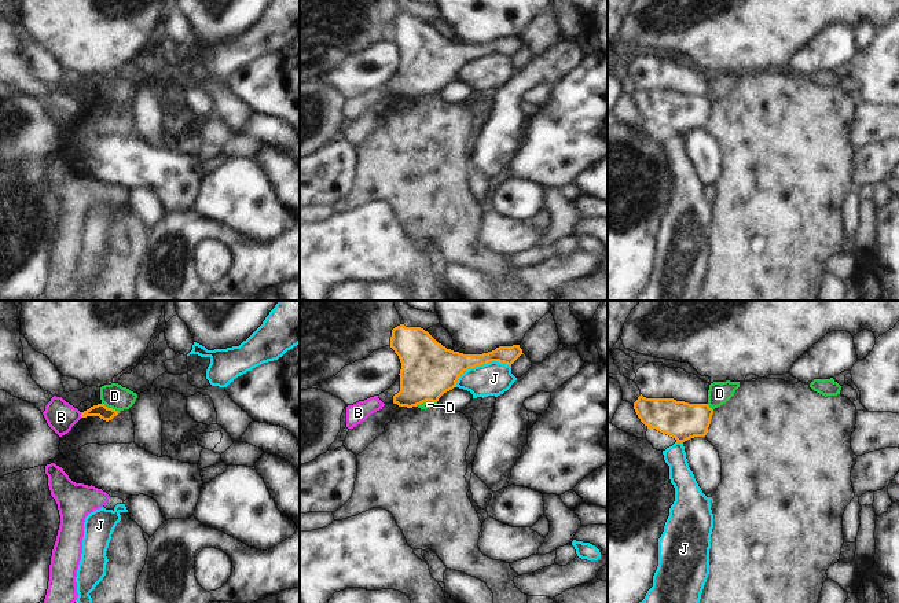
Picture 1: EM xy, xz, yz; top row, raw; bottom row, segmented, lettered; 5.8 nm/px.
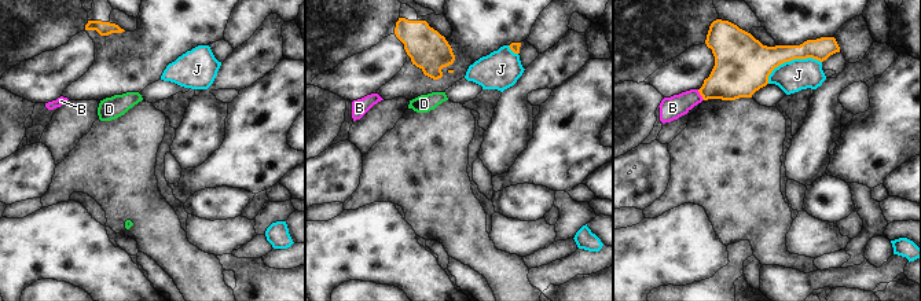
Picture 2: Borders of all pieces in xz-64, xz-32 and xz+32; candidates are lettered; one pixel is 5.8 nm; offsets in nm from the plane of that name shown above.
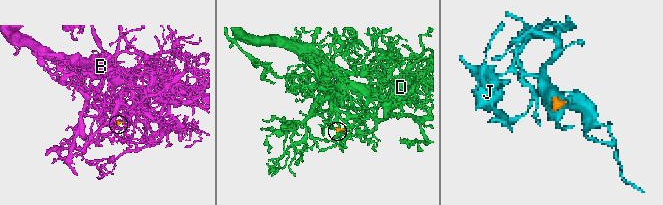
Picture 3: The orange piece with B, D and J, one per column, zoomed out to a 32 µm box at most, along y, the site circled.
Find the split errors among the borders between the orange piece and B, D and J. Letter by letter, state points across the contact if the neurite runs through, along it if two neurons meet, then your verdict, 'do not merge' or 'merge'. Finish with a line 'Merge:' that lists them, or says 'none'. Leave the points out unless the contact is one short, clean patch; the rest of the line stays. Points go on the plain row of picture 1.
B: border xy (80, 105), (81, 109); do not merge
D: border xy (102, 95), (118, 105); do not merge
J: do not merge
Merge: none

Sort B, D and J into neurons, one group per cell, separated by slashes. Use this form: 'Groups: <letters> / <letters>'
Groups: B / D / J.

